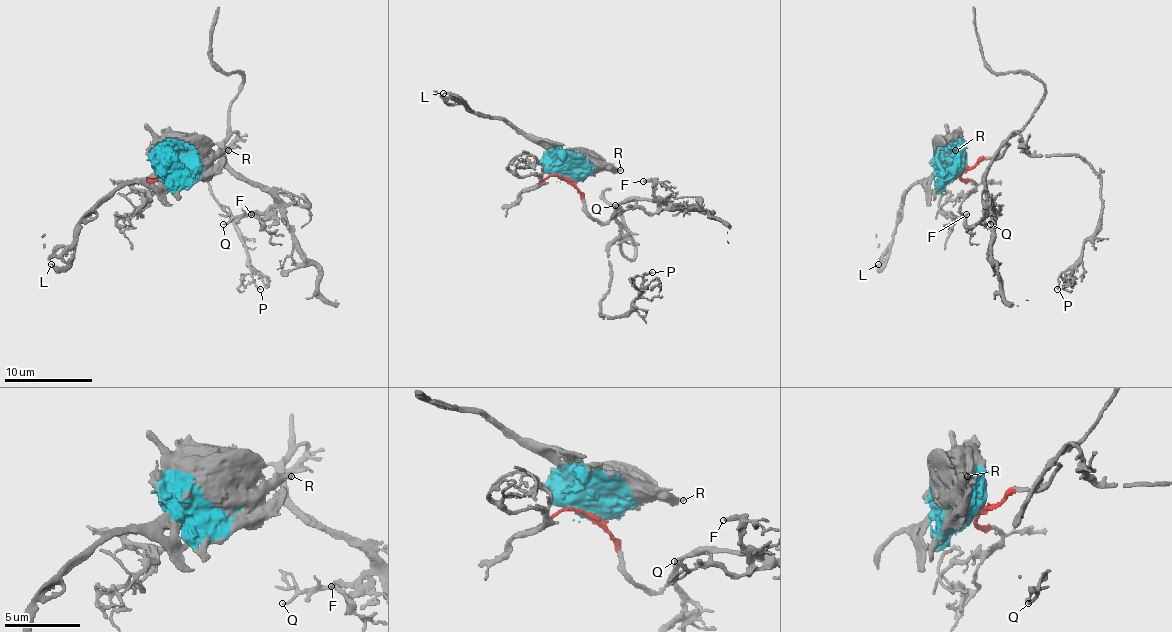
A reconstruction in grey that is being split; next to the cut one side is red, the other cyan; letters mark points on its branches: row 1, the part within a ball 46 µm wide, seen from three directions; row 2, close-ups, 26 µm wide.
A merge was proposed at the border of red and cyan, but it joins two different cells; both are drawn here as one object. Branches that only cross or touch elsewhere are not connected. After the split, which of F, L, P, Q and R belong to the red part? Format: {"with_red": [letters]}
{"with_red": ["F", "P", "Q"]}

